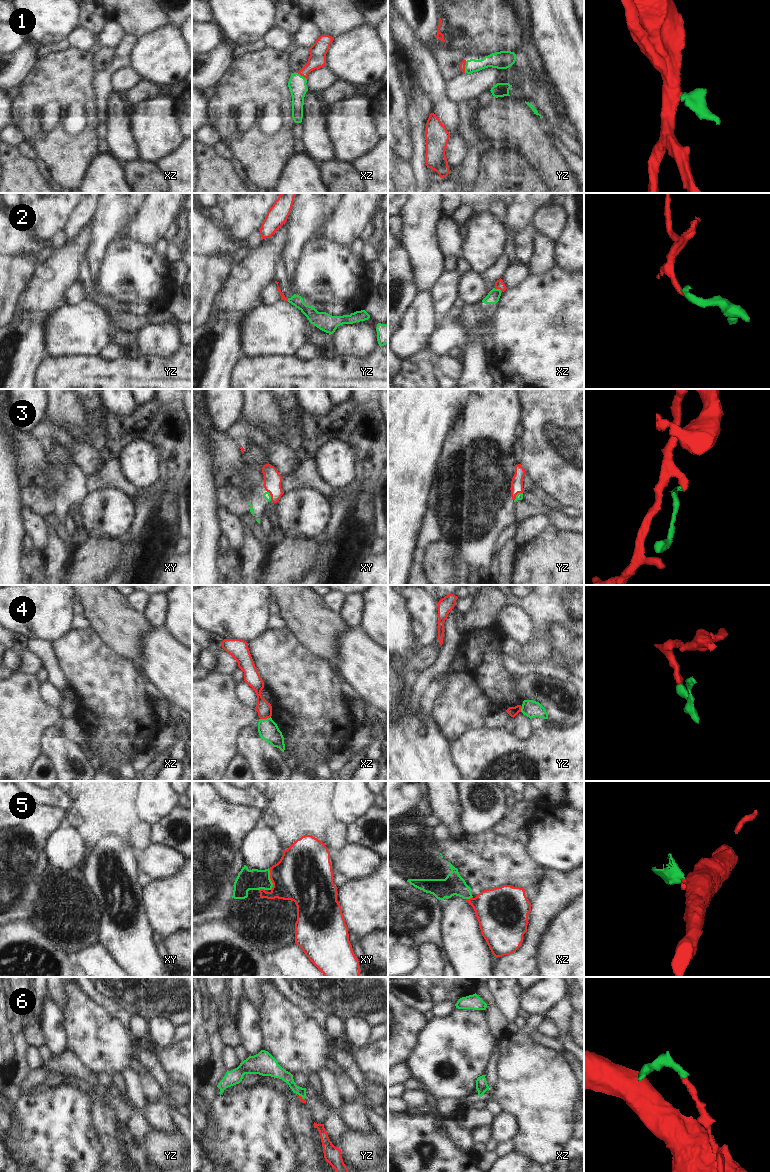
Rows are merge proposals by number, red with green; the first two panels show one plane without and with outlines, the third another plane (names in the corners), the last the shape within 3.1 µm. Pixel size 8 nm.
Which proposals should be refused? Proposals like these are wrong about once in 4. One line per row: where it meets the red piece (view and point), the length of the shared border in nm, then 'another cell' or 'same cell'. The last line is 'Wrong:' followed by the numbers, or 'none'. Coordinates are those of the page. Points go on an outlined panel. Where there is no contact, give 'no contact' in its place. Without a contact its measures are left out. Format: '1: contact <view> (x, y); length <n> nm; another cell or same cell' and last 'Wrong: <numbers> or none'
1: contact xz (302, 75); length 90 nm; same cell
2: contact xz (498, 288); length 70 nm; same cell
3: contact yz (516, 494); length 100 nm; same cell
4: contact xz (265, 718); length 90 nm; same cell
5: contact xy (270, 878); length 180 nm; another cell
6: no contact; same cell
Wrong: 5

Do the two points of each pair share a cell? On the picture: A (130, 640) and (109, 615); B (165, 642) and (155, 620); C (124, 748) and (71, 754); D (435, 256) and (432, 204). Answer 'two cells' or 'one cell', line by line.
A: one cell
B: two cells
C: two cells
D: one cell

